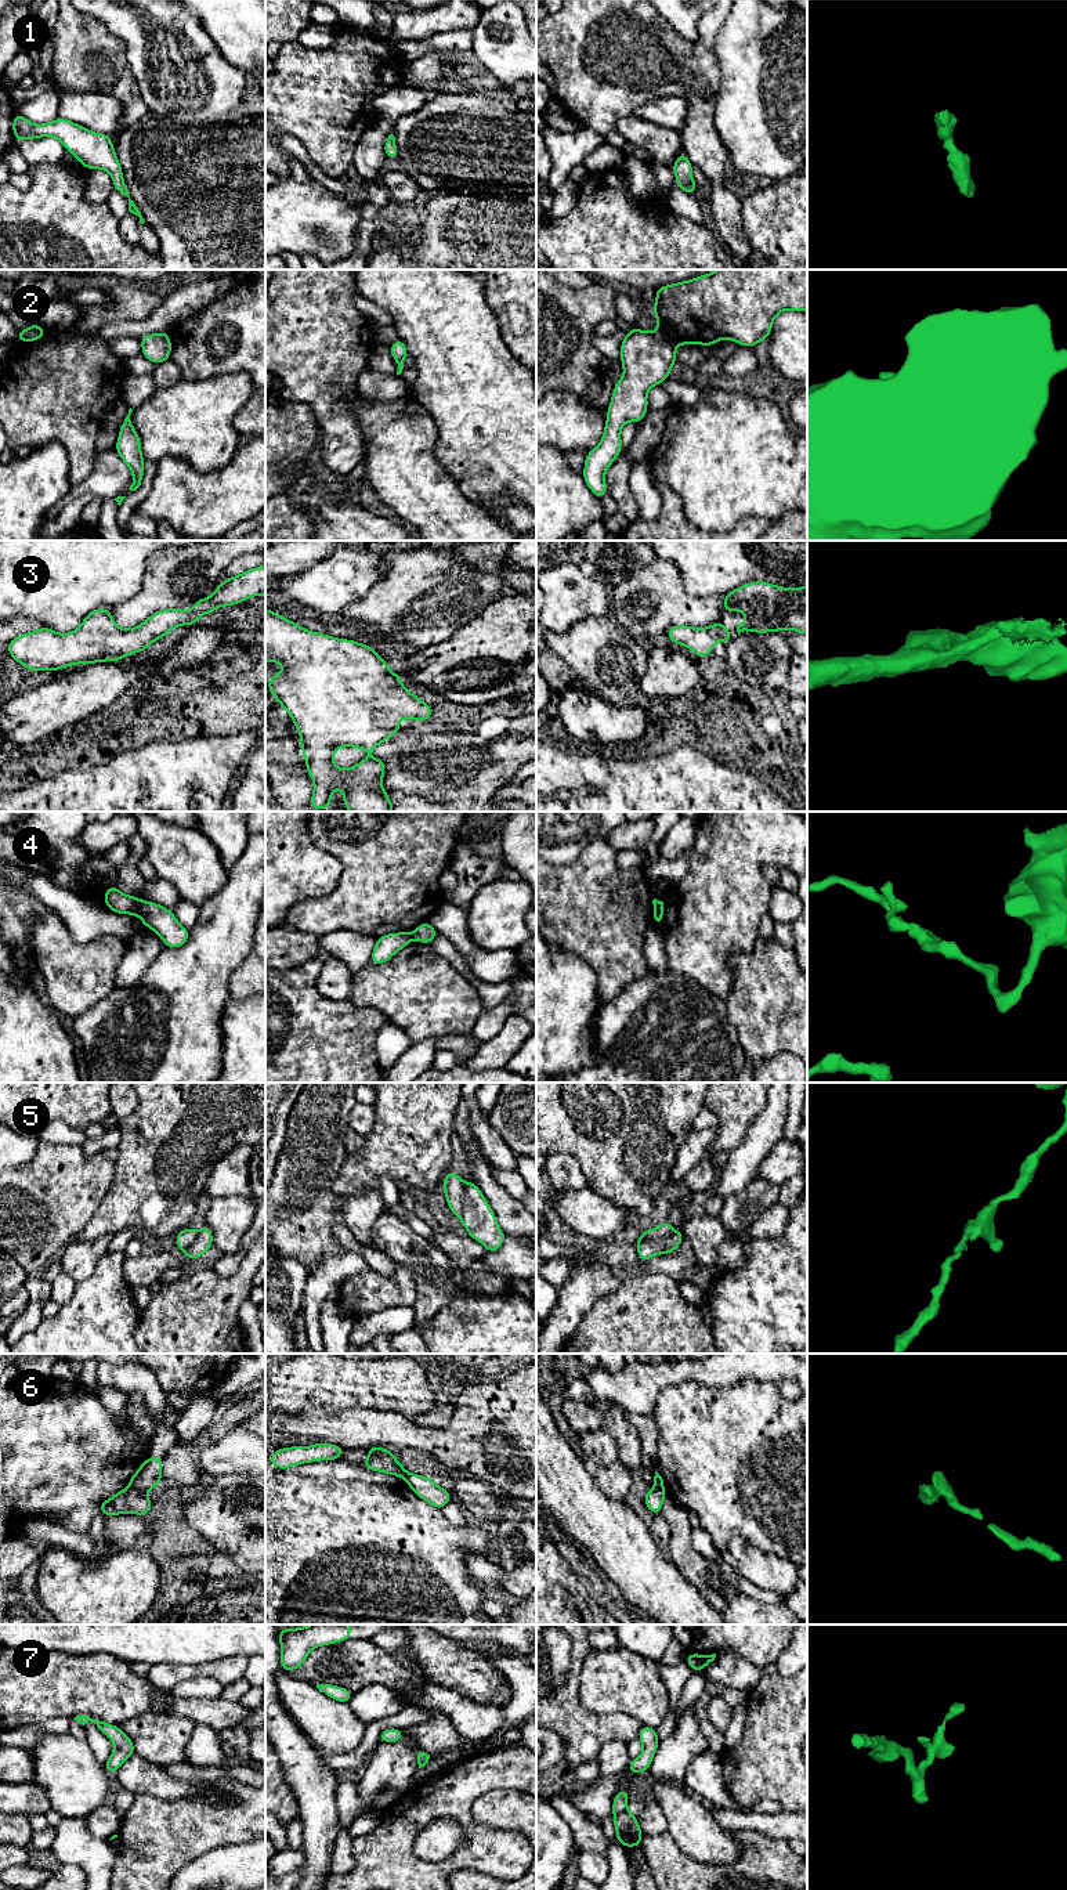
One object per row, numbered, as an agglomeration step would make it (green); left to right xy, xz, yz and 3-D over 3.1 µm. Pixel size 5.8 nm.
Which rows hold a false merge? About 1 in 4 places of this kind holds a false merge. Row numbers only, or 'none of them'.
4, 5, 6

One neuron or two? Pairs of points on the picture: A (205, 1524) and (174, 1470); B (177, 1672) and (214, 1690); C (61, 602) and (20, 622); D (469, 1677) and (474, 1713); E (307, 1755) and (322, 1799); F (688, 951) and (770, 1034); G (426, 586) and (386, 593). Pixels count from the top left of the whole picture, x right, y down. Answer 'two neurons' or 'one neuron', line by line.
A: two neurons
B: two neurons
C: two neurons
D: two neurons
E: one neuron
F: two neurons
G: one neuron

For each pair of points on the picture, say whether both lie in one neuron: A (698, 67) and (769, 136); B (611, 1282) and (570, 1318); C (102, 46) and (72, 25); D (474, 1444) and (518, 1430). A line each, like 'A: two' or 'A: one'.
A: two
B: one
C: one
D: one

